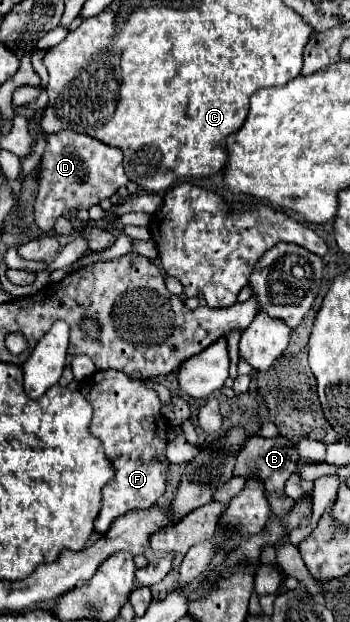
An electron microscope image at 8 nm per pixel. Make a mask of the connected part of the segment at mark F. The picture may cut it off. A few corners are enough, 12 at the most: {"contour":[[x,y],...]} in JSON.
{"contour":[[99,370],[79,384],[115,478],[95,532],[165,492],[153,388]]}

